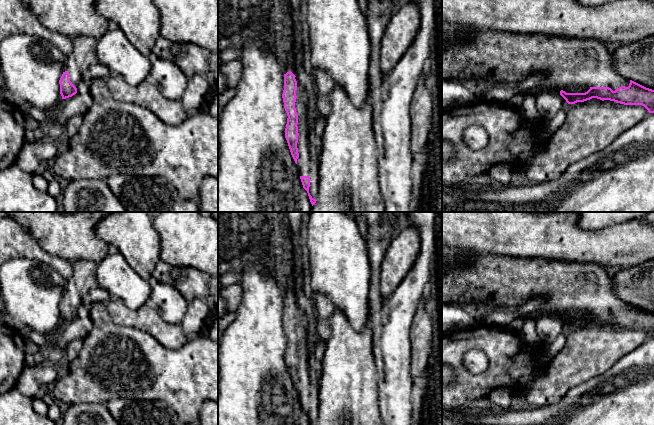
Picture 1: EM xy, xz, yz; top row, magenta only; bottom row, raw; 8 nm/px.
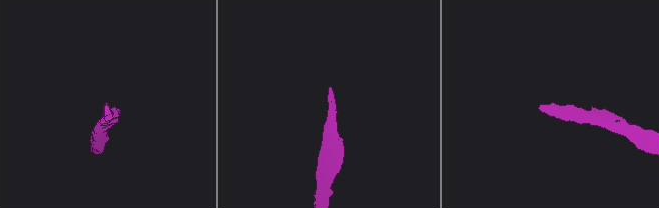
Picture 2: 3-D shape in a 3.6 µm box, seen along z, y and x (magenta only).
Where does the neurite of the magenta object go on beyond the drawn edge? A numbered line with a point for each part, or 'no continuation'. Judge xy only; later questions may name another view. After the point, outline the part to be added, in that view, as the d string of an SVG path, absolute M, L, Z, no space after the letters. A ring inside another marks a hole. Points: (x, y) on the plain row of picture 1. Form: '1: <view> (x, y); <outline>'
1: xy (83, 279); M79 260L72 264L73 274L67 280L63 296L69 297L69 303L75 311L84 304L83 296L98 287L97 266L97 263L90 260Z

